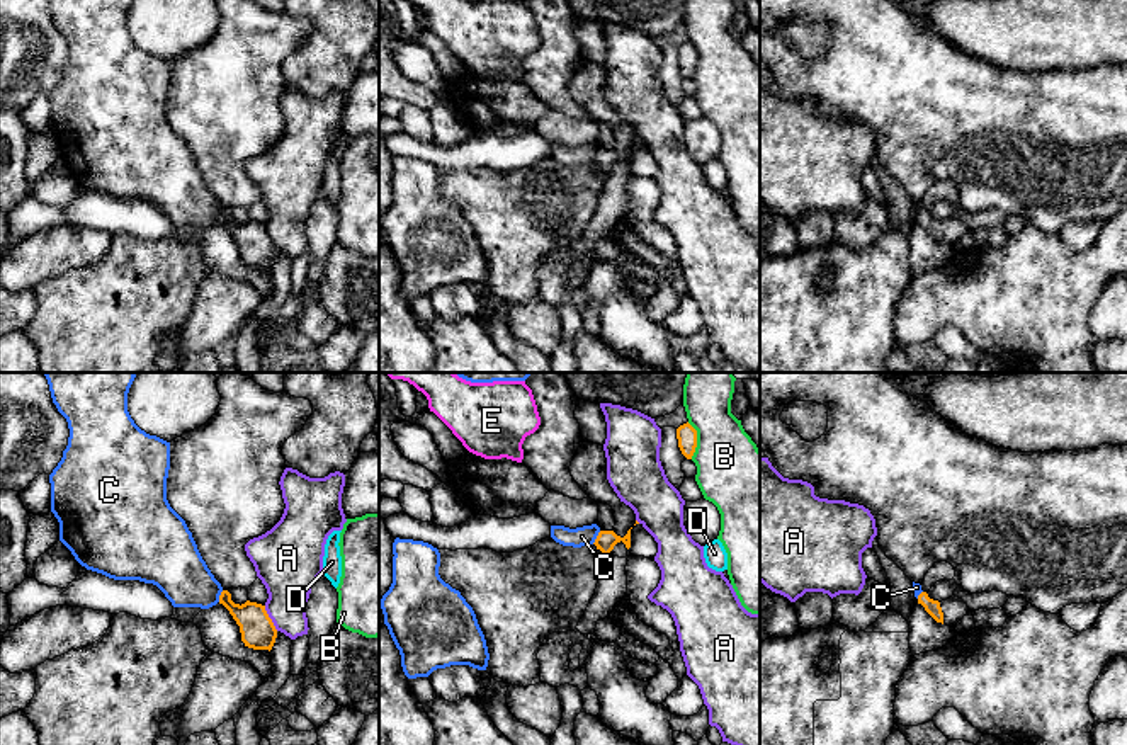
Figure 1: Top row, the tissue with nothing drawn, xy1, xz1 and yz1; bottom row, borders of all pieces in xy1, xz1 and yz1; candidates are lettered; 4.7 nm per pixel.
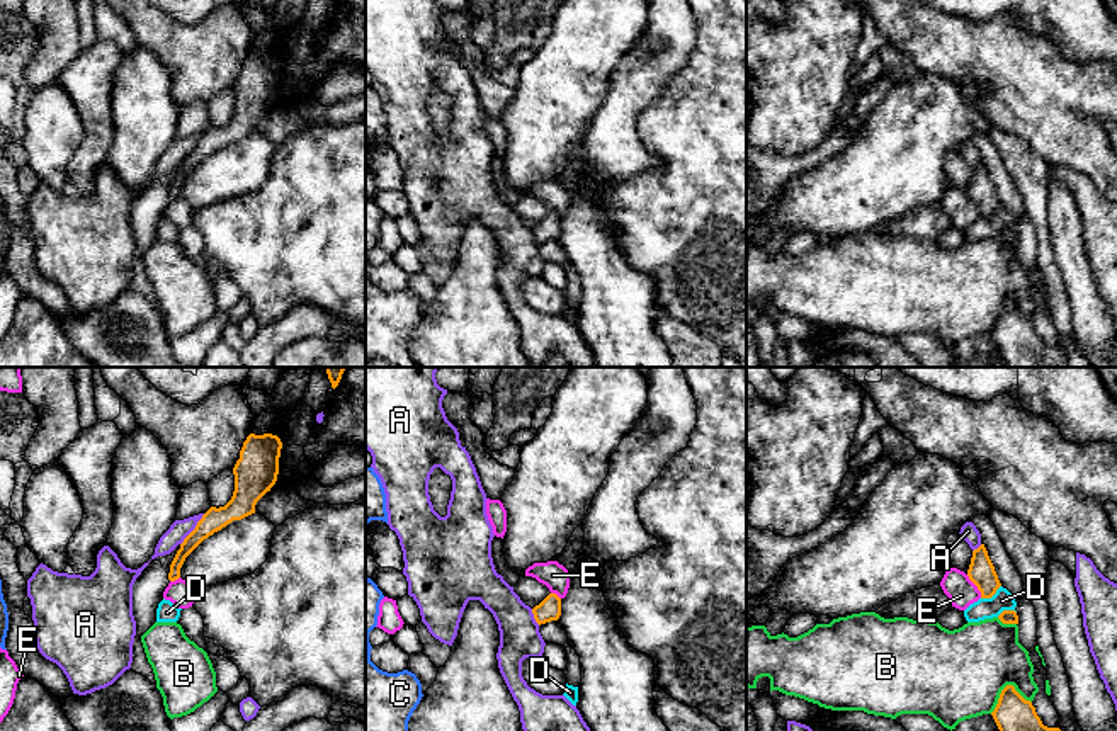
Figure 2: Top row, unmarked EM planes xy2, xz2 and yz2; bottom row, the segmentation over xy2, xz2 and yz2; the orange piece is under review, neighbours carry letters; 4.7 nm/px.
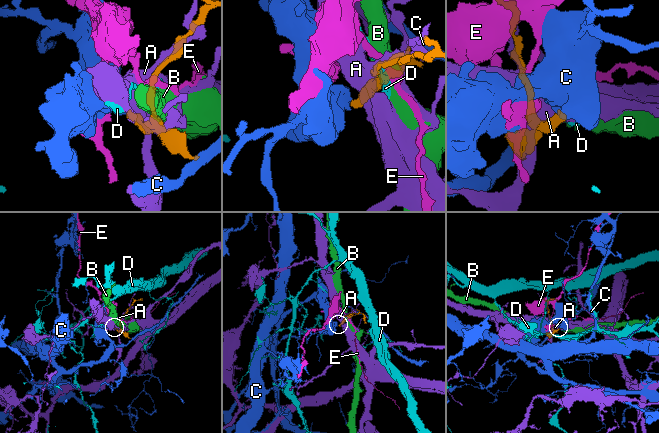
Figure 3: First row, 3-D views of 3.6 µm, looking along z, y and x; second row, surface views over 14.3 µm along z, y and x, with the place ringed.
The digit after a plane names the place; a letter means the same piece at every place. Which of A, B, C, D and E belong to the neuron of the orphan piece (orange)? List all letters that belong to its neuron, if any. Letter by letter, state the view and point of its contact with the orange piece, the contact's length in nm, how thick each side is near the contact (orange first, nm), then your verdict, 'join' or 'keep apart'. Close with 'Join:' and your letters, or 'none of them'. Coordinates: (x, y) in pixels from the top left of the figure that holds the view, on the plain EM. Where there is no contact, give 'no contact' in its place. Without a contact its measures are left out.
A: meets orange in xy2 at (194, 148); contact 190 nm long; 120 nm thick on the orange side, 90 nm on the other; keep apart
B: meets orange in yz2 at (1005, 306); contact 200 nm long; 200 nm thick on the orange side, 440 nm on the other; keep apart
C: meets orange in xz1 at (597, 157); contact 80 nm long; 90 nm thick on the orange side, 100 nm on the other; keep apart
D: meets orange in yz2 at (992, 215); contact 120 nm long; 130 nm thick on the orange side, 100 nm on the other; keep apart
E: meets orange in yz2 at (976, 204); contact 130 nm long; 130 nm thick on the orange side, 140 nm on the other; keep apart
Join: none of them

